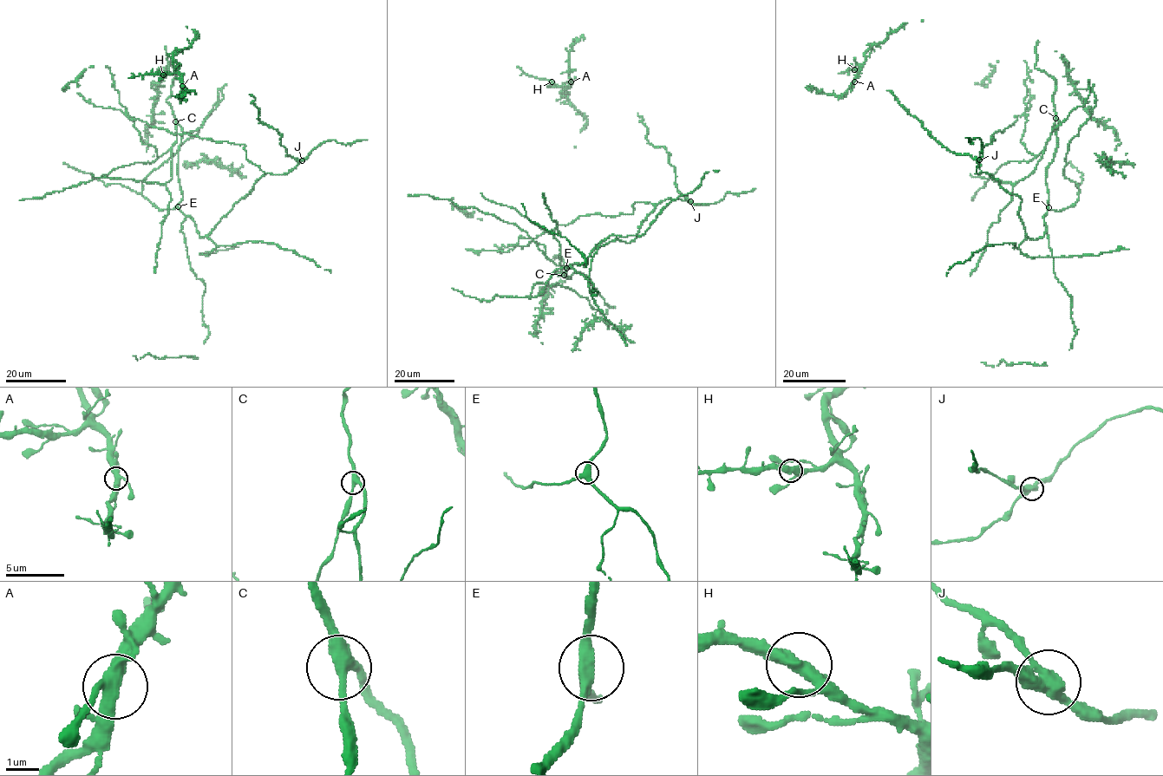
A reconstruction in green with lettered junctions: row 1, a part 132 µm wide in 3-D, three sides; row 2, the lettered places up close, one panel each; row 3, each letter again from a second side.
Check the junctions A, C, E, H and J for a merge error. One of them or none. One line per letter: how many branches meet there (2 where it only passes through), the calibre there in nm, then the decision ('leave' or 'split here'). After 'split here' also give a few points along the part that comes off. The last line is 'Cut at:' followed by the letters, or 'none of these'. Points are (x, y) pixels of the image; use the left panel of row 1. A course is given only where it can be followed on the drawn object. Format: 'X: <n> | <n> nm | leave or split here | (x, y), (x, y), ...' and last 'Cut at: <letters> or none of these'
A: 3 | 400 nm | leave
C: 3 | 360 nm | leave
E: 3 | 380 nm | leave
H: 3 | 380 nm | leave
J: 3 | 400 nm | split here | (302, 160), (286, 155), (286, 149), (280, 144), (280, 134), (258, 118), (255, 99), (249, 94)
Cut at: J

